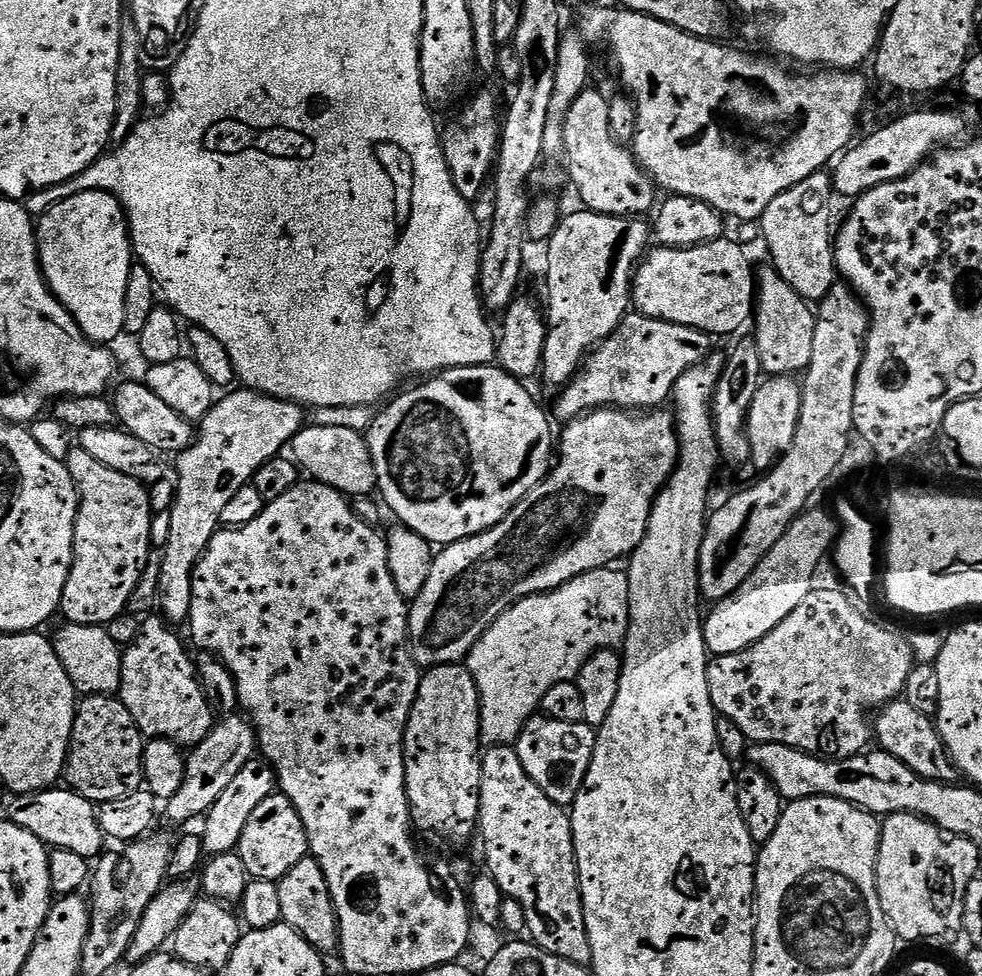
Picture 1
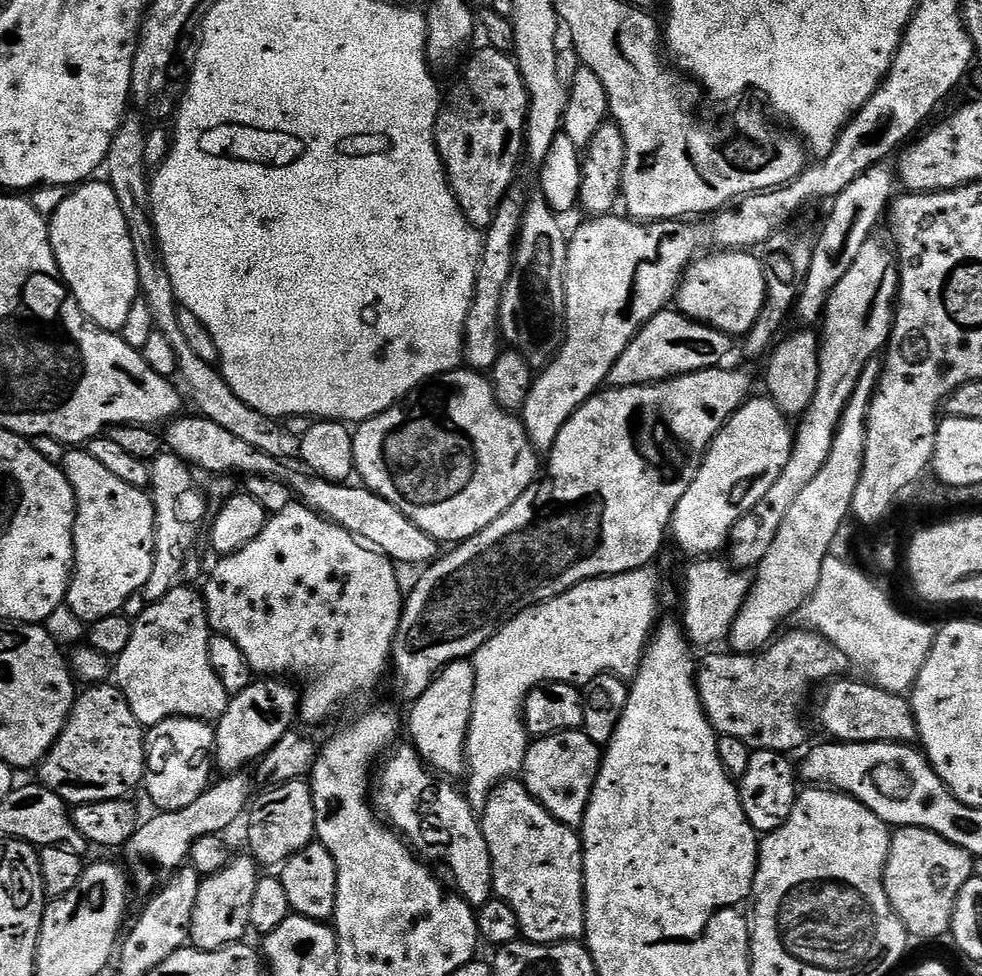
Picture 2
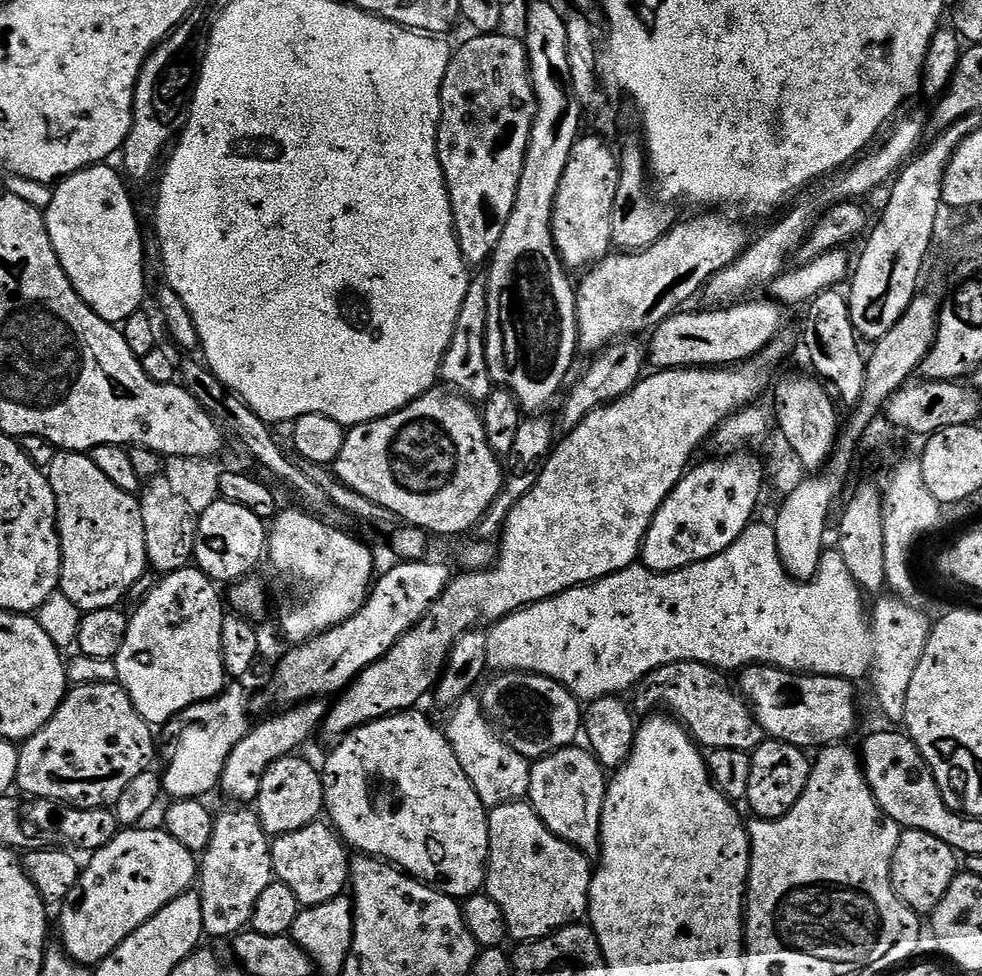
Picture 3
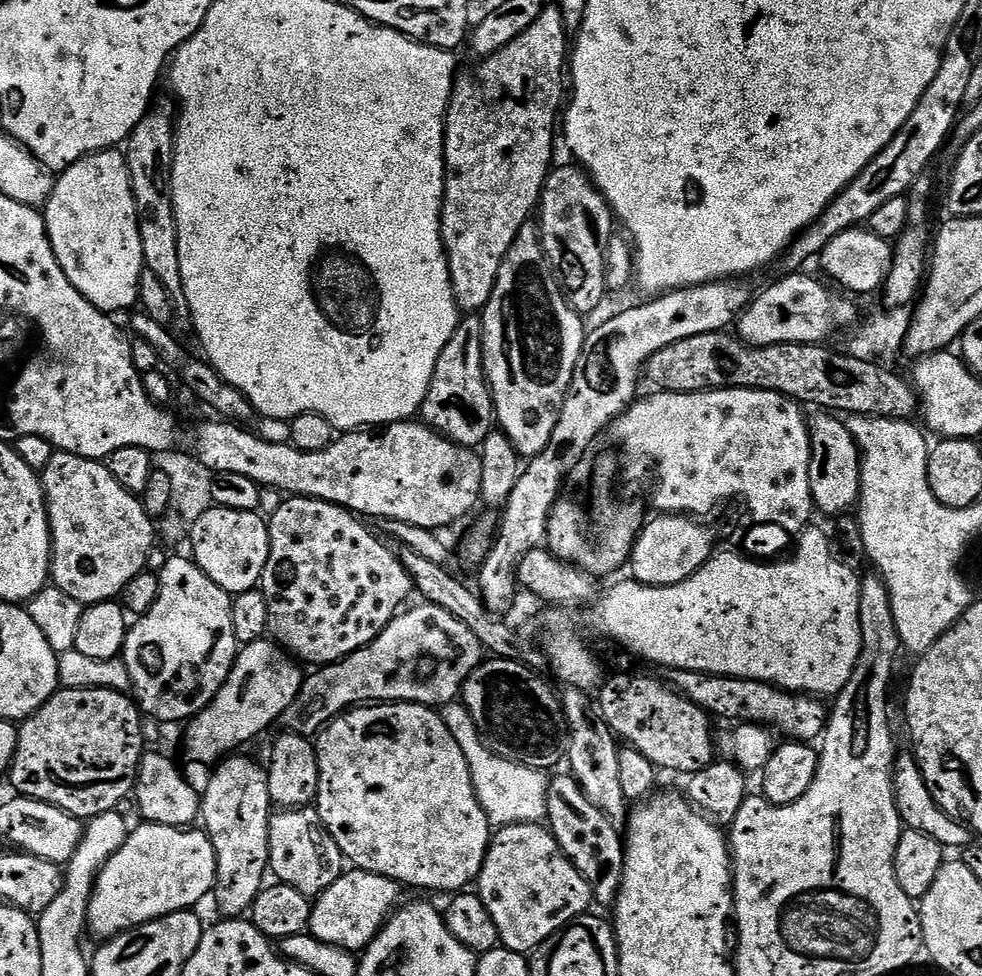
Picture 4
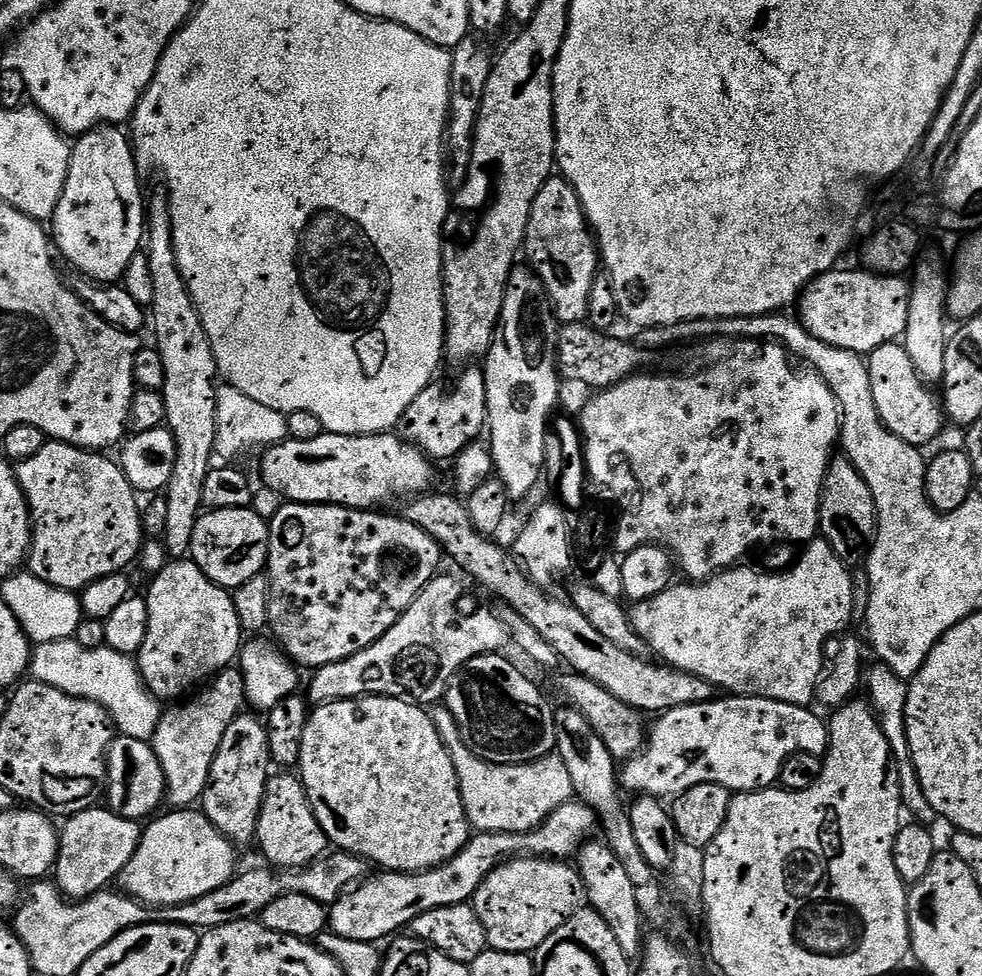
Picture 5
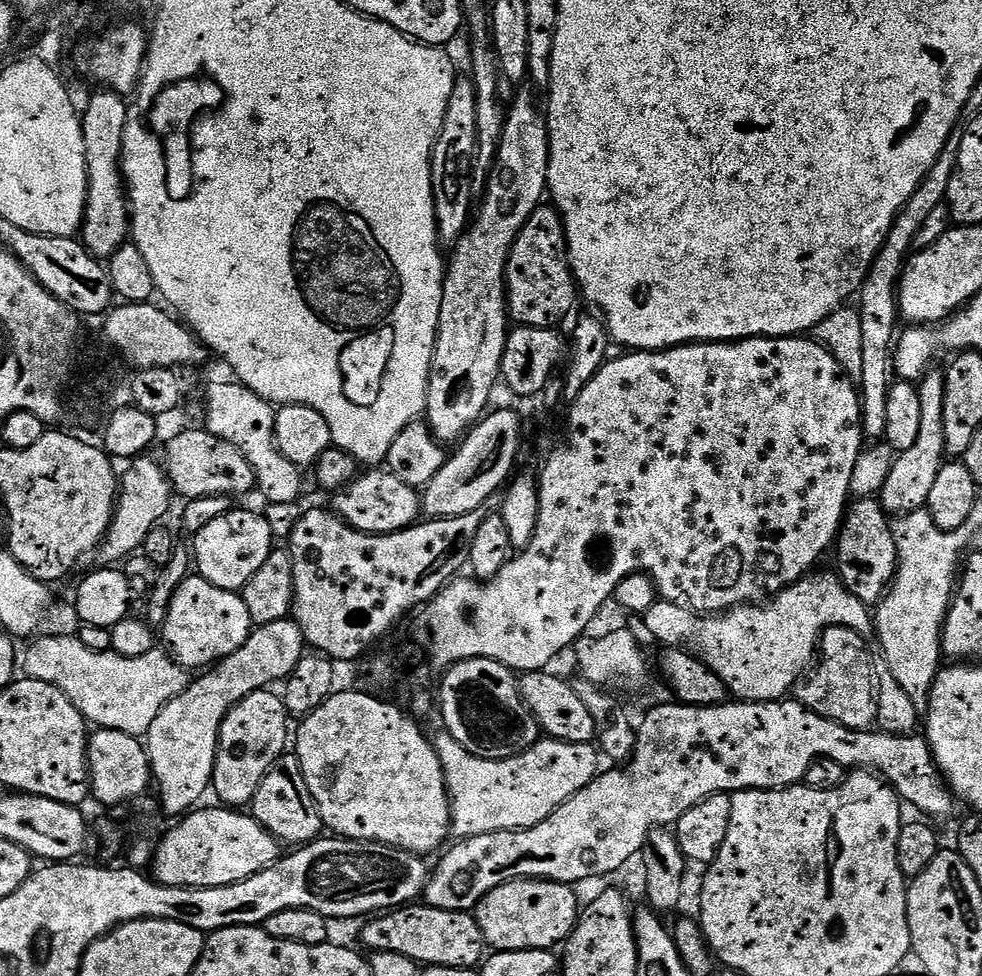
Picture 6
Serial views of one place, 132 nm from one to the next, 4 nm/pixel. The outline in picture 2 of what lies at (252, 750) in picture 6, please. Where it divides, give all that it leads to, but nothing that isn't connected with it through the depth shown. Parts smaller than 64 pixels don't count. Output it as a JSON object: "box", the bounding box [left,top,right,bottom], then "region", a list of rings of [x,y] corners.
{"box":[188,855,258,952],"region":[[[233,855],[222,870],[201,879],[198,899],[194,902],[194,916],[188,927],[191,947],[217,952],[222,946],[241,943],[247,937],[244,935],[249,935],[250,901],[254,899],[258,865],[251,855],[243,855]]]}

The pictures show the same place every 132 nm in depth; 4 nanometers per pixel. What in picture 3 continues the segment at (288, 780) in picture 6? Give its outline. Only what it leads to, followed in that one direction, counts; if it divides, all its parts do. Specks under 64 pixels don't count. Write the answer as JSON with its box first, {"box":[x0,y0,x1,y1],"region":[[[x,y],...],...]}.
{"box":[271,822,350,908],"region":[[[317,822],[285,836],[277,836],[271,846],[275,879],[294,890],[294,898],[298,898],[301,906],[313,908],[345,895],[350,884],[350,852],[327,823]]]}

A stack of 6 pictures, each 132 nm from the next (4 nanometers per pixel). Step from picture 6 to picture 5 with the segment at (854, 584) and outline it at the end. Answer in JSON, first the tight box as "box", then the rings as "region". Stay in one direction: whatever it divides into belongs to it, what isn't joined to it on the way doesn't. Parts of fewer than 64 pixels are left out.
{"box":[819,458,876,566],"region":[[[847,458],[833,459],[826,470],[820,495],[819,535],[831,546],[834,554],[838,554],[840,561],[849,566],[863,565],[876,540],[876,503],[870,494],[870,486],[866,486],[862,474],[858,474]]]}

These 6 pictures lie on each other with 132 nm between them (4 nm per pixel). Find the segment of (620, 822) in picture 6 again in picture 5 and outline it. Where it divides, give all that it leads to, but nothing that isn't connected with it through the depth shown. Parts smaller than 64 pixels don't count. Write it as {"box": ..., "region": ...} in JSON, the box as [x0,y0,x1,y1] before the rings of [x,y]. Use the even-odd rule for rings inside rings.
{"box":[328,695,828,944],"region":[[[729,695],[728,700],[719,700],[713,698],[704,704],[695,704],[694,706],[678,706],[674,710],[663,713],[659,717],[660,720],[656,725],[651,725],[650,731],[646,736],[646,743],[643,752],[636,753],[631,760],[627,761],[622,768],[622,784],[625,789],[628,788],[632,794],[647,794],[657,798],[675,798],[682,795],[686,790],[690,790],[694,786],[702,786],[703,784],[717,784],[718,786],[726,786],[733,794],[742,792],[761,792],[764,788],[771,788],[780,779],[780,771],[786,762],[786,758],[790,758],[794,754],[801,752],[802,754],[814,754],[823,757],[828,751],[828,724],[820,716],[815,716],[811,711],[811,707],[802,704],[791,704],[790,702],[778,702],[770,698],[762,698],[761,696],[737,696]],[[569,802],[554,810],[554,814],[550,814],[543,824],[530,832],[482,832],[473,835],[468,845],[453,860],[448,860],[438,868],[427,868],[424,872],[384,870],[376,874],[380,876],[372,874],[361,880],[331,904],[328,928],[334,934],[354,942],[376,944],[383,936],[395,937],[411,925],[415,916],[426,914],[426,910],[469,903],[484,879],[508,860],[521,856],[543,856],[567,861],[575,857],[597,828],[596,815],[587,804]]]}

